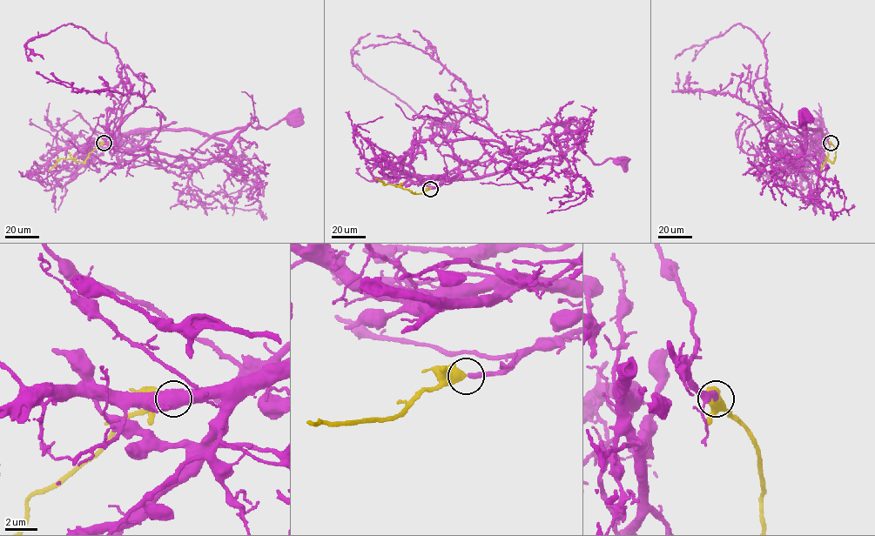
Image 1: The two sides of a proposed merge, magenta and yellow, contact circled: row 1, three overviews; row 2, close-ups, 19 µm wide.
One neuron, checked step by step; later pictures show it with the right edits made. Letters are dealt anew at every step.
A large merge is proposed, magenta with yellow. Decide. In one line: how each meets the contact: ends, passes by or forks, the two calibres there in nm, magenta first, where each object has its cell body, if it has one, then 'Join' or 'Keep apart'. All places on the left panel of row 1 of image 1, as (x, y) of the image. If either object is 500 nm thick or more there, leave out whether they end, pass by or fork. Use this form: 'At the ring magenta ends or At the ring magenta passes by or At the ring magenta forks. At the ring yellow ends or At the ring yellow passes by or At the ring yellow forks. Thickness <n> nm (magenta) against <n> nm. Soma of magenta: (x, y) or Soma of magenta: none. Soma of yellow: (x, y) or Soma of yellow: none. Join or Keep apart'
Thickness 360 nm (magenta) against 550 nm. Soma of magenta: (296, 118). Soma of yellow: none. Join

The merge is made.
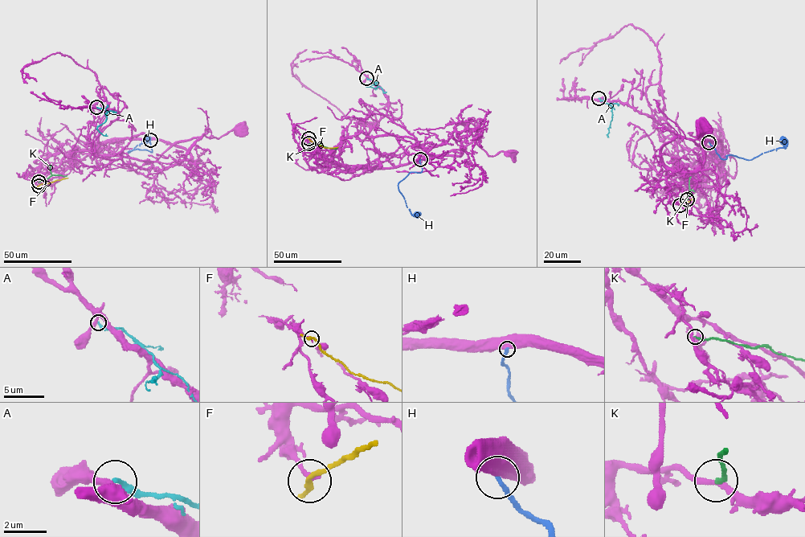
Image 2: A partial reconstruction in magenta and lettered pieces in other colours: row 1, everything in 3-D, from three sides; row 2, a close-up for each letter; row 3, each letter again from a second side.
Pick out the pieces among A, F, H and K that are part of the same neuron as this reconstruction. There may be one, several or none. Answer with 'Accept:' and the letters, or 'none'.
Accept: none

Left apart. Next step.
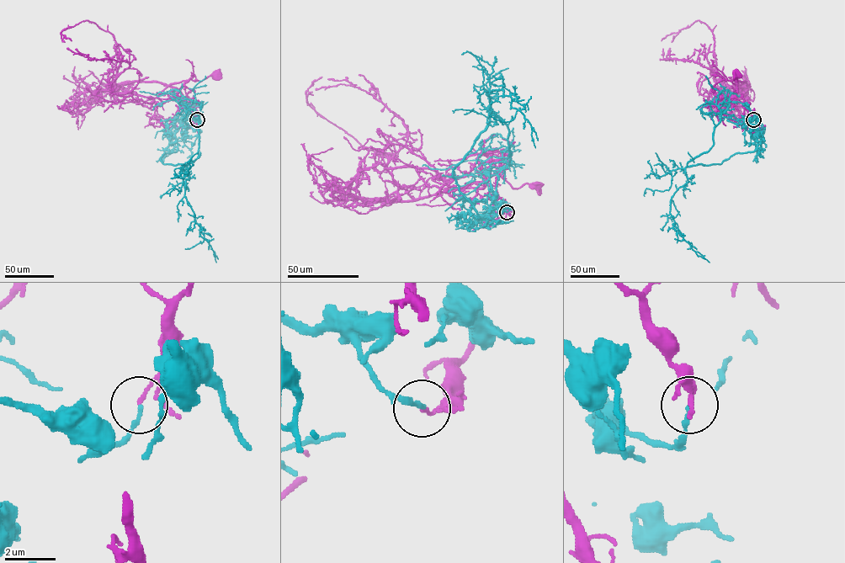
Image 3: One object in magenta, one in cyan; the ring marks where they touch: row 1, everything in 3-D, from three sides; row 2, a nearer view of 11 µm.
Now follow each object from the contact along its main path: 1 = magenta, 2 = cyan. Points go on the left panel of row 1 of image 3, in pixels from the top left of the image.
1: (197, 119), (199, 115), (191, 100), (187, 96), (178, 95), (179, 88), (190, 77), (201, 81), (217, 76)
2: (197, 119), (182, 122), (178, 150), (162, 155), (164, 164), (184, 167), (198, 156), (199, 106), (139, 91)

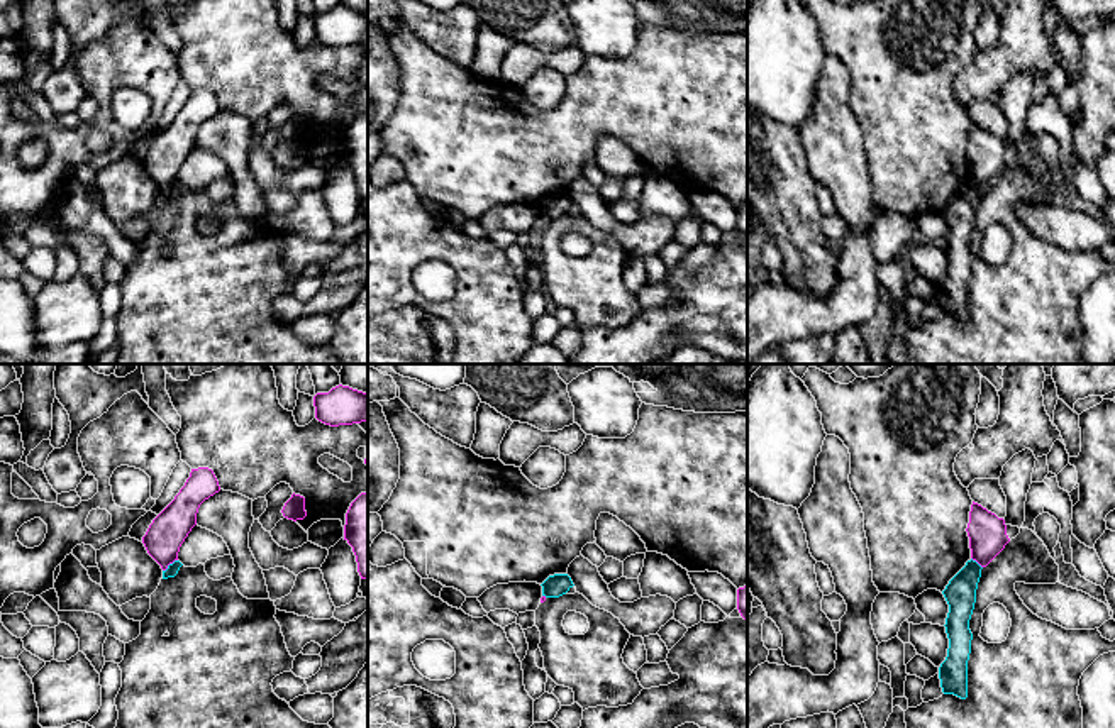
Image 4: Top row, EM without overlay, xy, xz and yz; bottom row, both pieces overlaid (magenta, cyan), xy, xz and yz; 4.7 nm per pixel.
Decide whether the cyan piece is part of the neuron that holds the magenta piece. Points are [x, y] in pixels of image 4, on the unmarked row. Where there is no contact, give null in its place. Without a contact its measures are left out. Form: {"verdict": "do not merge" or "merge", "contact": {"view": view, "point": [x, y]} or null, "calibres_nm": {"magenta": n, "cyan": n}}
{"verdict": "do not merge", "contact": {"view": "xy", "point": [170, 183]}, "calibres_nm": {"magenta": 180, "cyan": 60}}

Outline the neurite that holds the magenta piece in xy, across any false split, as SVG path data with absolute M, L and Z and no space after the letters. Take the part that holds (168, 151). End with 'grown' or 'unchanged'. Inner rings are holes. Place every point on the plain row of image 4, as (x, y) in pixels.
M191 90L175 120L153 141L142 164L163 191L178 181L181 164L197 146L200 125L219 112L220 107L212 90Z; unchanged

